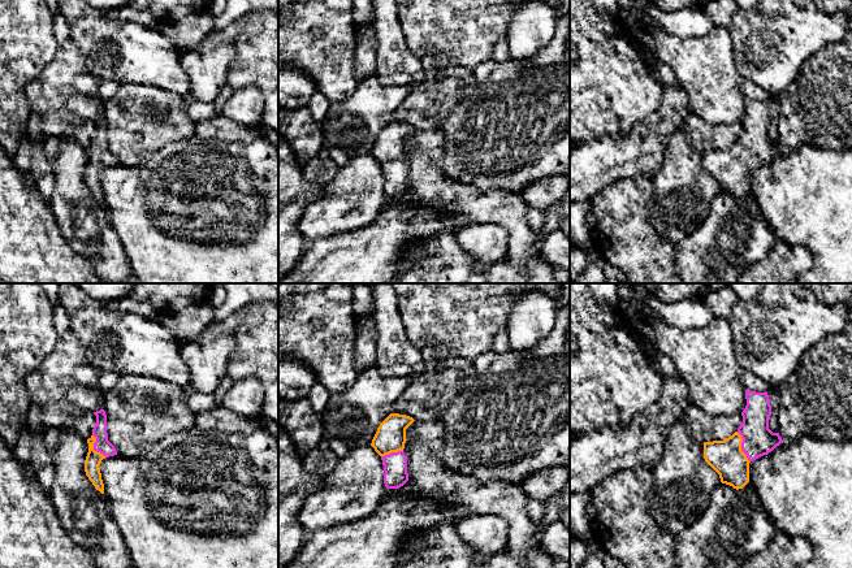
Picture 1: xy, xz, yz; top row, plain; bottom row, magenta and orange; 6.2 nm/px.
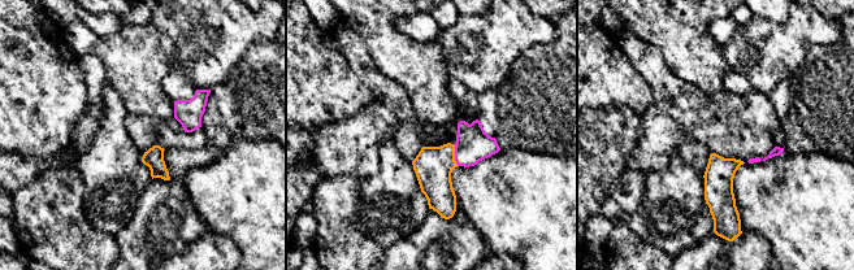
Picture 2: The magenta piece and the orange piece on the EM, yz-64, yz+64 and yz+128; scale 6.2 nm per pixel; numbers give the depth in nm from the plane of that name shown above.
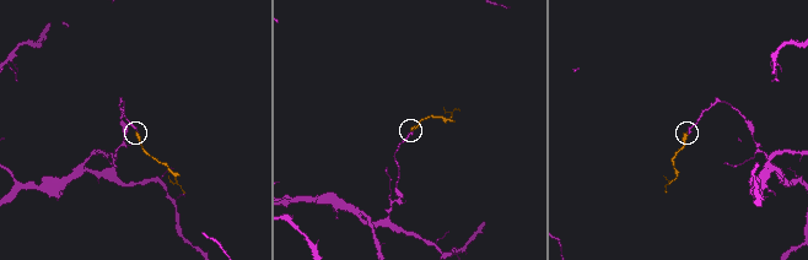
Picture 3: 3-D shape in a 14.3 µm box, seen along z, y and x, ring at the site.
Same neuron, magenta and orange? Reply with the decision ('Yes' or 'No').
Yes

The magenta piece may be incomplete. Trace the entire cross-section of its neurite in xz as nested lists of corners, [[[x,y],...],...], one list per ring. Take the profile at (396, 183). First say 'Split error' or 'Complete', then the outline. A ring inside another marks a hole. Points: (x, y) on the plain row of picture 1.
Split error. [[[390,122],[377,136],[371,155],[381,165],[386,198],[398,198],[408,190],[407,165],[403,161],[406,138],[415,129],[406,123]]]

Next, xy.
Split error. [[[104,118],[94,121],[96,133],[92,144],[87,148],[88,161],[85,169],[85,181],[96,199],[104,203],[104,192],[99,174],[103,168],[117,164],[114,155],[108,149],[107,123]]]

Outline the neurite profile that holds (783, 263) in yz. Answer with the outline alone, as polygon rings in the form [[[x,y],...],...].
[[[777,242],[767,256],[744,269],[735,283],[793,283],[797,274],[812,265],[813,256],[805,247]]]

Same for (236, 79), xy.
[[[278,10],[248,12],[194,45],[172,43],[180,53],[233,43],[235,55],[228,73],[234,91],[250,86],[263,94],[261,123],[278,134]]]

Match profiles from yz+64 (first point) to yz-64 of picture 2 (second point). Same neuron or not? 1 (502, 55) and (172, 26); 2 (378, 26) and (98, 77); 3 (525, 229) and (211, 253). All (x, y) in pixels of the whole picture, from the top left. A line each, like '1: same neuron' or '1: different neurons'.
1: same neuron
2: different neurons
3: different neurons

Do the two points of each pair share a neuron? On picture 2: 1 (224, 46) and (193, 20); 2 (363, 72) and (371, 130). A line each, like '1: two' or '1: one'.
1: one
2: one

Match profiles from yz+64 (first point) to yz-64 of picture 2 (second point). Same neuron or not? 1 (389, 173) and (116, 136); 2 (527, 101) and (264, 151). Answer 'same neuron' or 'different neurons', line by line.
1: same neuron
2: different neurons

